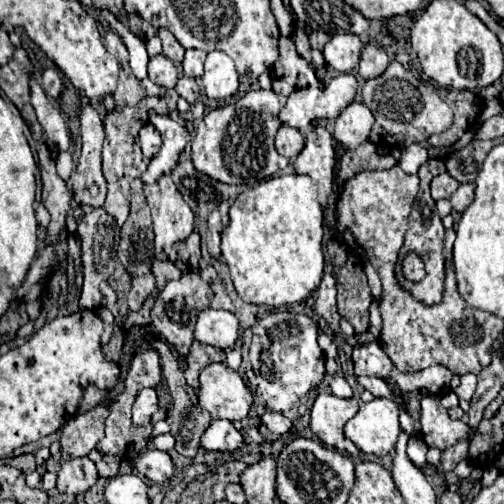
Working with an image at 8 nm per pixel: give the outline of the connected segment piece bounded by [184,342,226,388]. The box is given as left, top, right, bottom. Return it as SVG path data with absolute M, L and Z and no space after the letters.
M194 342L190 348L190 354L186 356L186 372L184 372L186 382L192 388L198 388L200 386L200 382L198 382L200 370L212 362L224 362L224 360L226 360L226 354L220 348L212 348L212 346Z

